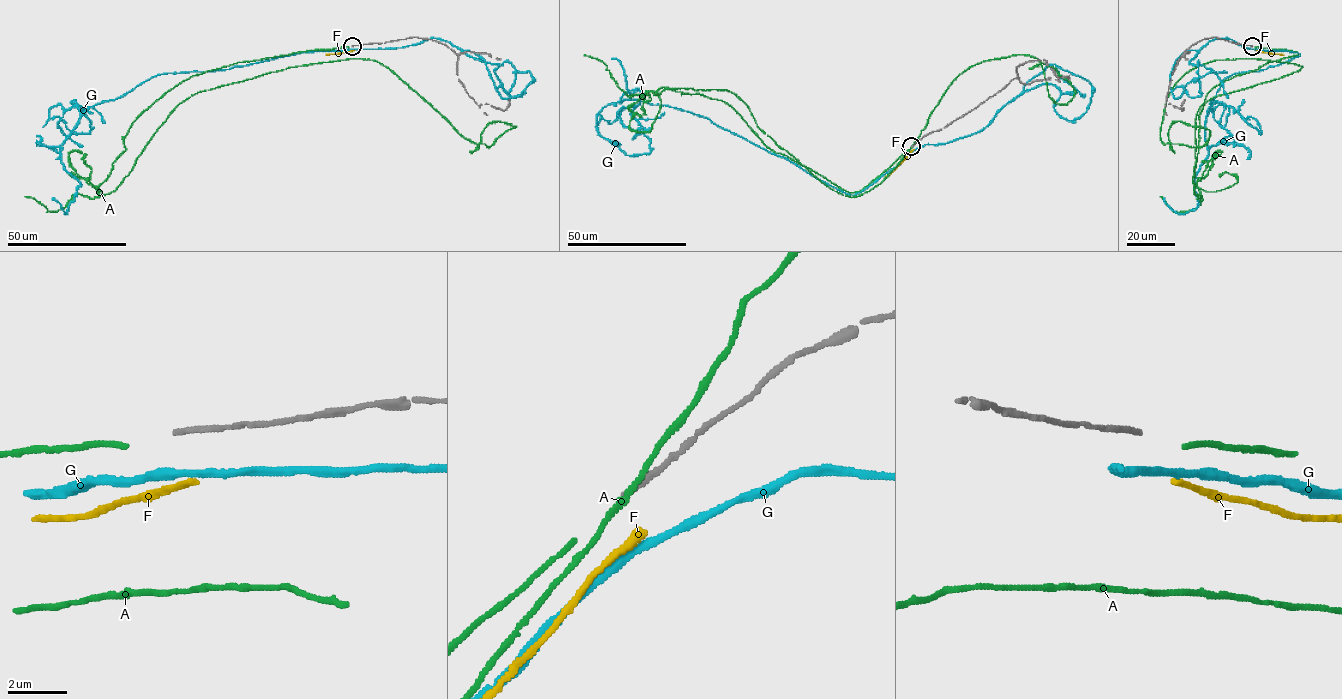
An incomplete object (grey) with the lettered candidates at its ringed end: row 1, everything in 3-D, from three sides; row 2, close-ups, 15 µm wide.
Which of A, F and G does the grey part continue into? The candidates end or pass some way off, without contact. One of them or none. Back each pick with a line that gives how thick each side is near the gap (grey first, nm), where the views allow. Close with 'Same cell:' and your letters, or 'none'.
Same cell: none

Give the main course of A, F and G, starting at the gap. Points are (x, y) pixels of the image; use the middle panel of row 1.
A: (908, 149), (849, 193), (723, 101), (656, 92), (733, 93), (852, 197), (972, 65), (1032, 56), (1073, 98)
F: (912, 149), (885, 178)
G: (913, 149), (848, 194), (708, 119), (637, 100), (620, 103), (639, 89), (628, 91), (621, 63), (612, 58)

